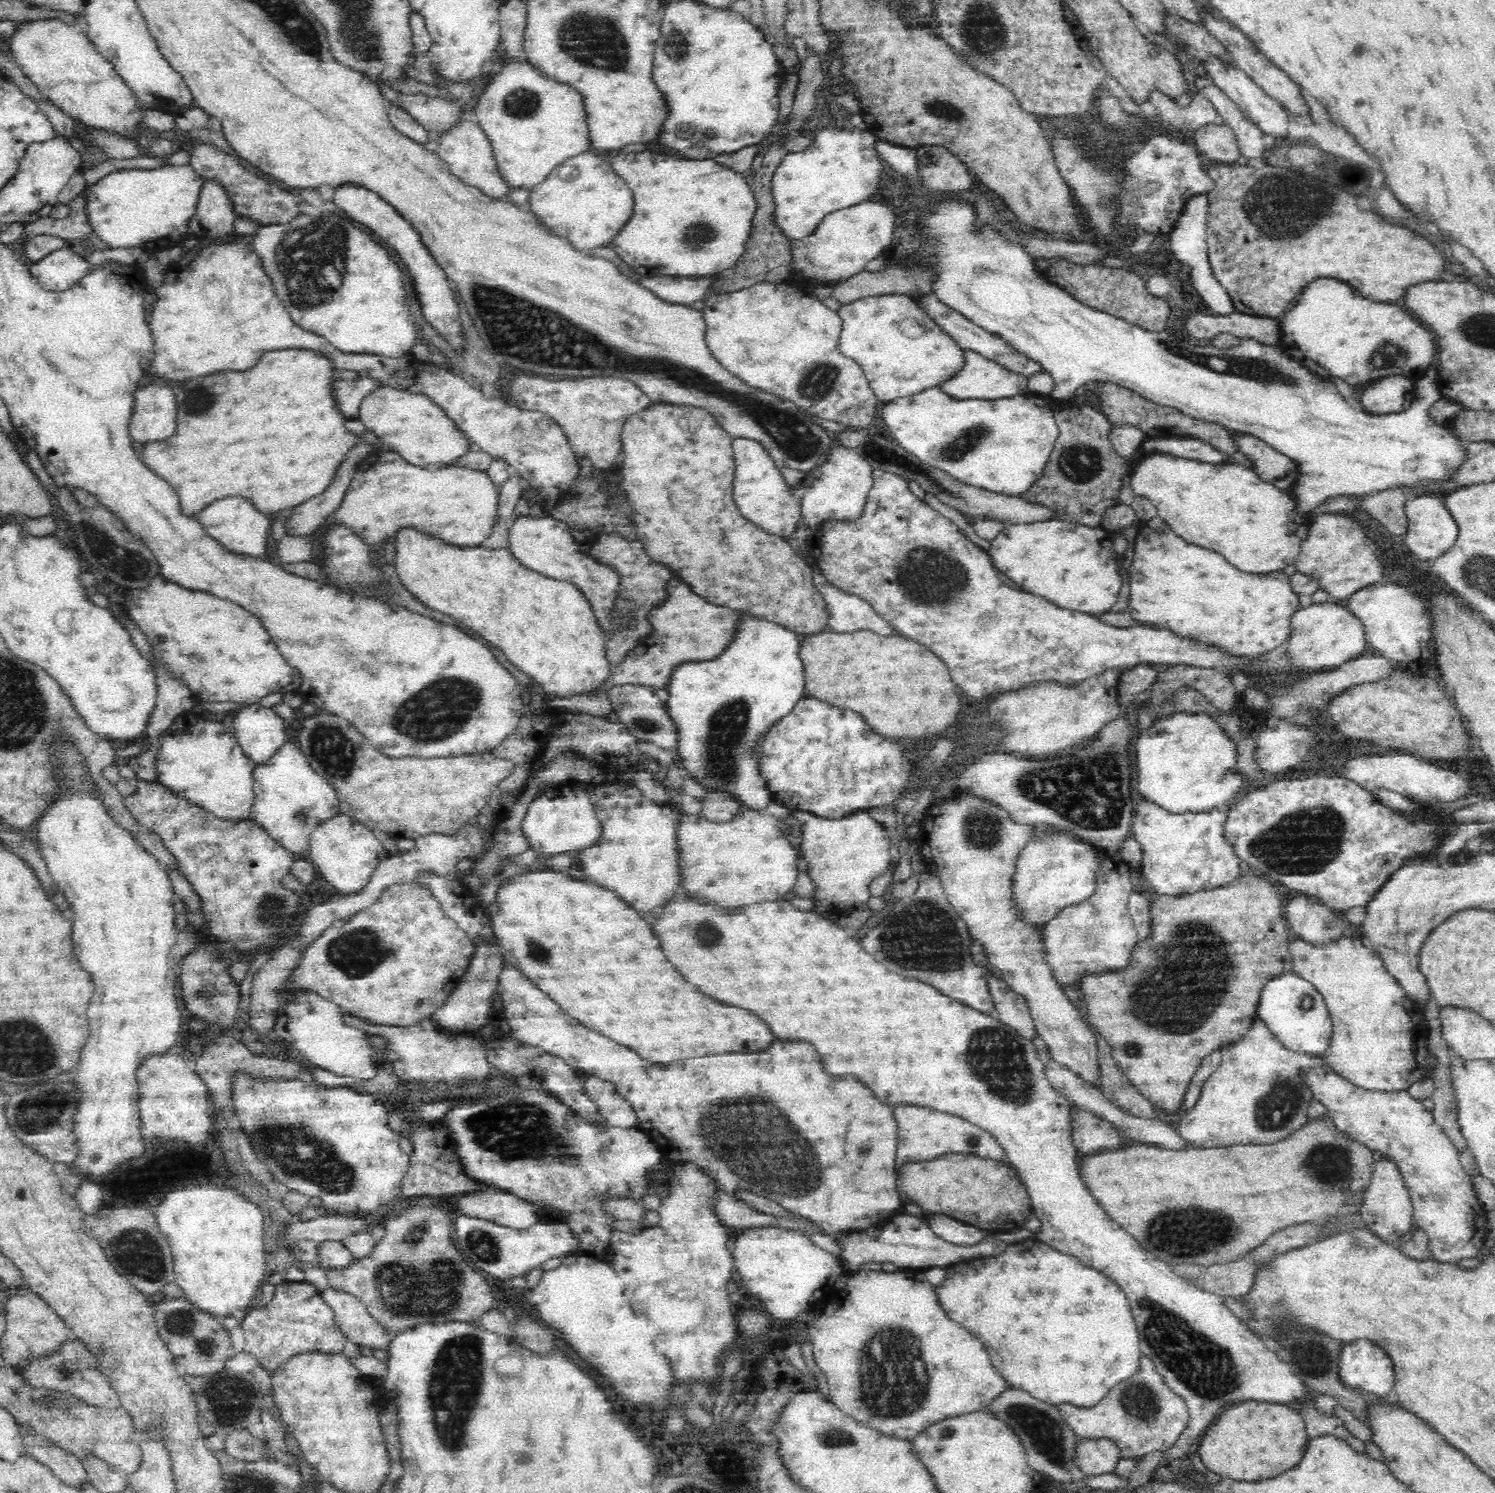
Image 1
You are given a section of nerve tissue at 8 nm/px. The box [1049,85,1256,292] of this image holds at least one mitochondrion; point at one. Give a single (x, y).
(1103, 209)

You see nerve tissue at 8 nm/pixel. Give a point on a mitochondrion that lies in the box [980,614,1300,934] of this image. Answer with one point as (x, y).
(1091, 791)

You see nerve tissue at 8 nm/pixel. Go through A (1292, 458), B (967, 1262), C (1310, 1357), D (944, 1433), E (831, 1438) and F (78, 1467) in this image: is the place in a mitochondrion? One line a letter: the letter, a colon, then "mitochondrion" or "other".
A: other
B: other
C: mitochondrion
D: mitochondrion
E: mitochondrion
F: other

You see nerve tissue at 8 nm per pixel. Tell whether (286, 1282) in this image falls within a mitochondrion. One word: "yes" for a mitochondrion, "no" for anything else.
no

